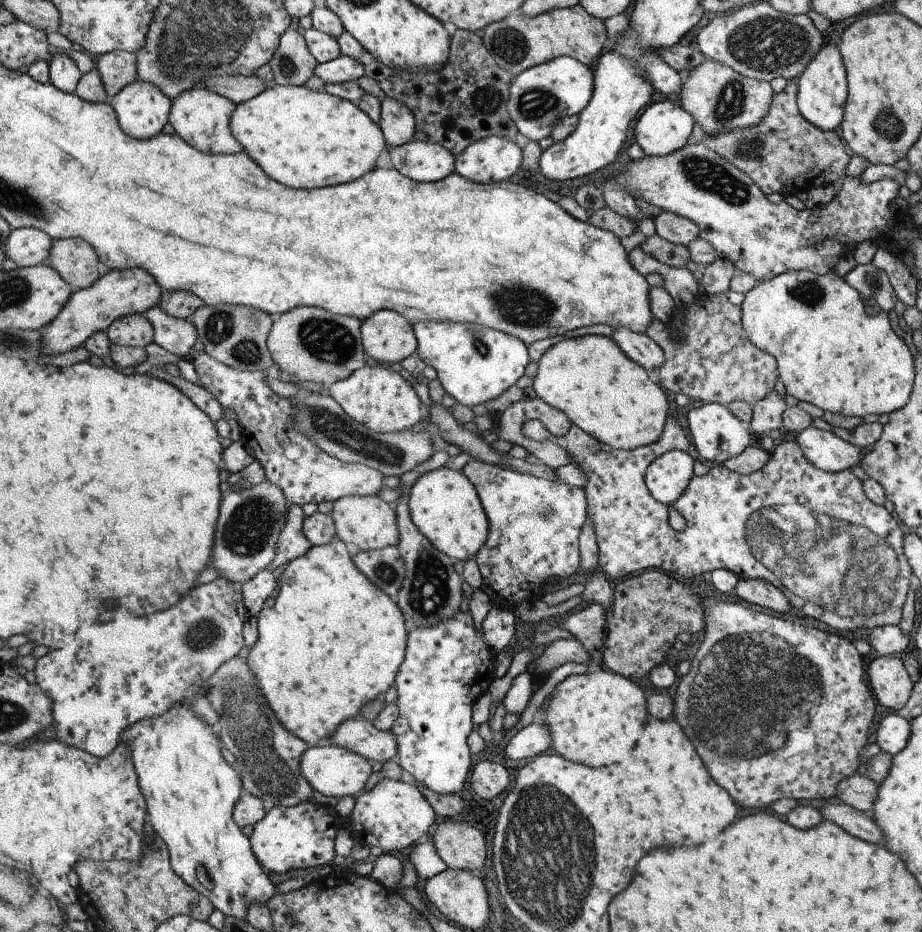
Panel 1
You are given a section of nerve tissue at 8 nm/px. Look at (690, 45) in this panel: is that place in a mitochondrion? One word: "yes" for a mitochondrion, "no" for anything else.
no

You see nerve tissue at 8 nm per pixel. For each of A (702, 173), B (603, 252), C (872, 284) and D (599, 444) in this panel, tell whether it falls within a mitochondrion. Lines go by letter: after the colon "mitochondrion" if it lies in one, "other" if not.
A: mitochondrion
B: other
C: mitochondrion
D: other

